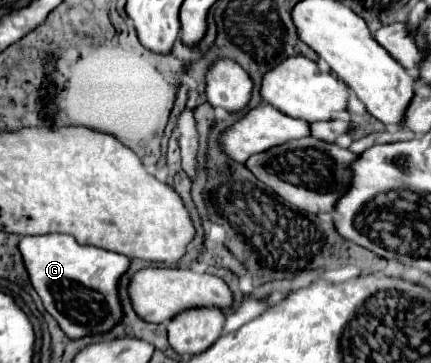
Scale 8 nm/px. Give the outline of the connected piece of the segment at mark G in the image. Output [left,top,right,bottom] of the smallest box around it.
[18,234,130,338]

